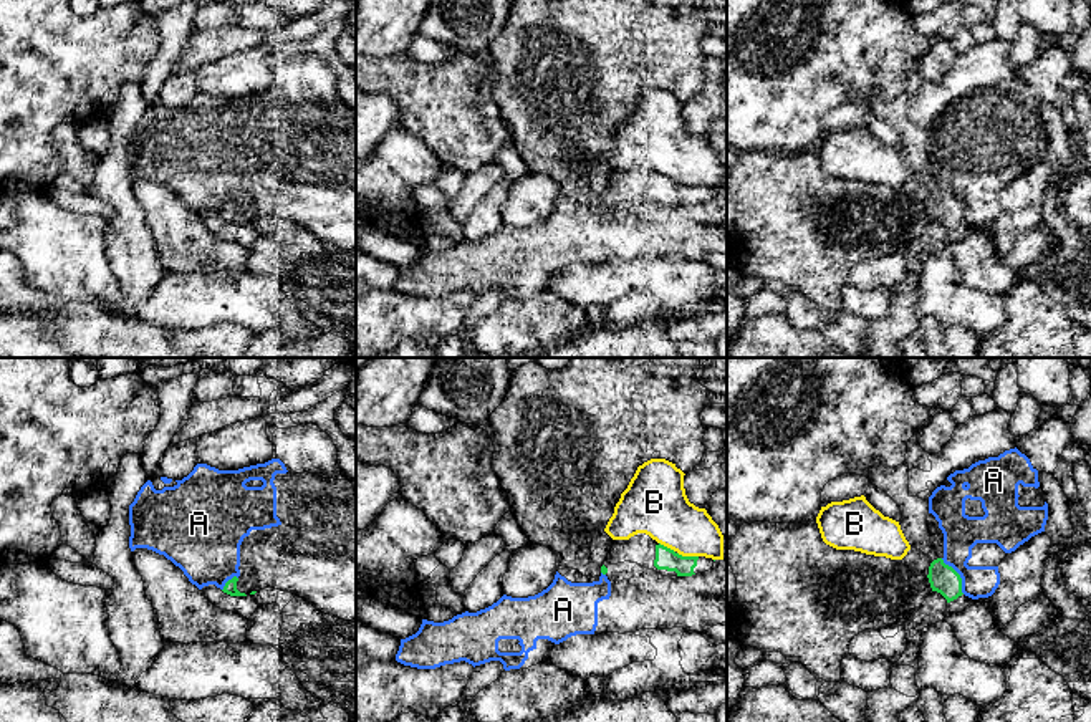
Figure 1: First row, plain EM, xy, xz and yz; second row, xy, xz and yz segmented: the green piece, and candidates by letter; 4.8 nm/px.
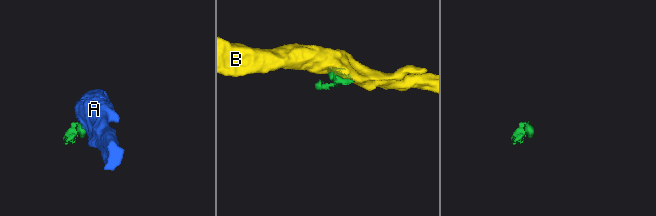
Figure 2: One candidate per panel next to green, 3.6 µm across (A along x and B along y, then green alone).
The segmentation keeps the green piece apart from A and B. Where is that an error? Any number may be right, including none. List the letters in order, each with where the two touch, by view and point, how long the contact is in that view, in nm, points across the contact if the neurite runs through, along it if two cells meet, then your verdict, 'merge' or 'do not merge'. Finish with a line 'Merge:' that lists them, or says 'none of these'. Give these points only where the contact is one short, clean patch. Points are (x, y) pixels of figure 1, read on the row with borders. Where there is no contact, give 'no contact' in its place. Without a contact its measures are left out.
A: contact yz (959, 575); length 200 nm; border yz (941, 558), (959, 575), (964, 593); do not merge
B: contact xz (687, 557); length 110 nm; border xz (677, 552), (697, 557); do not merge
Merge: none of these

